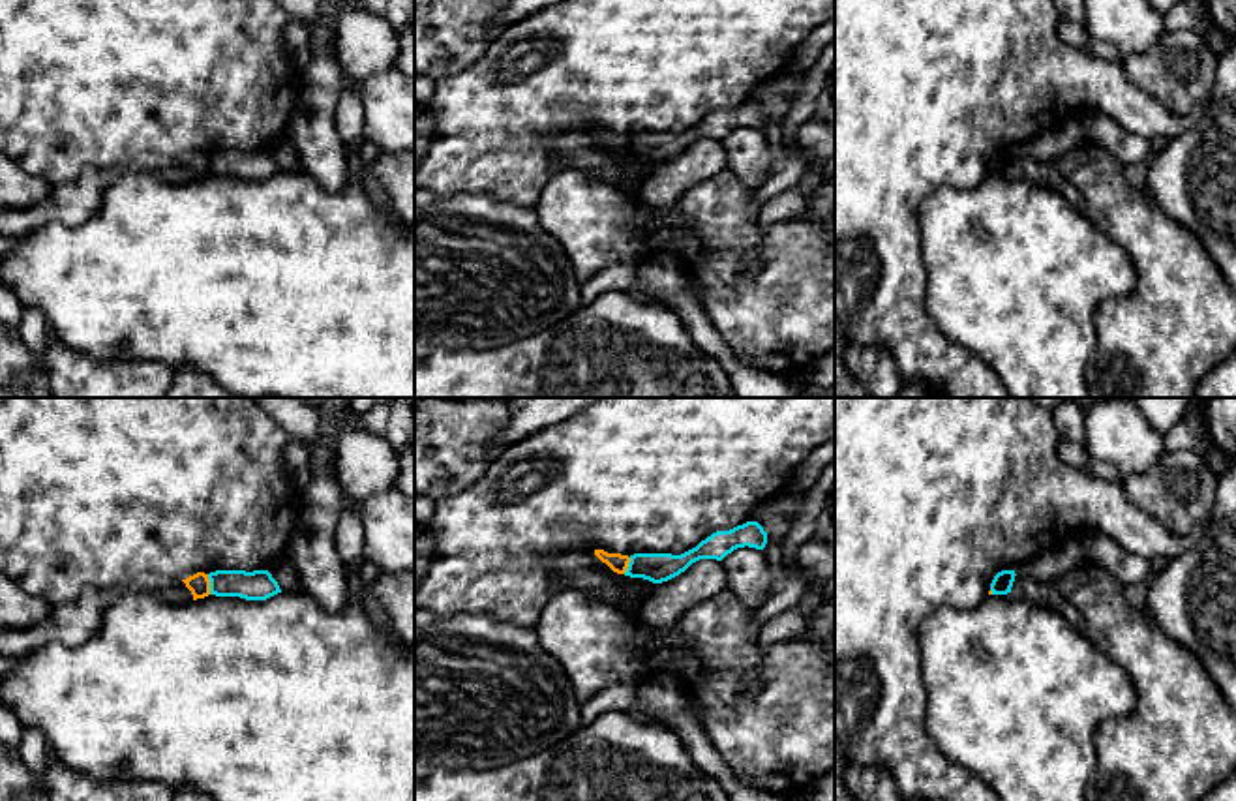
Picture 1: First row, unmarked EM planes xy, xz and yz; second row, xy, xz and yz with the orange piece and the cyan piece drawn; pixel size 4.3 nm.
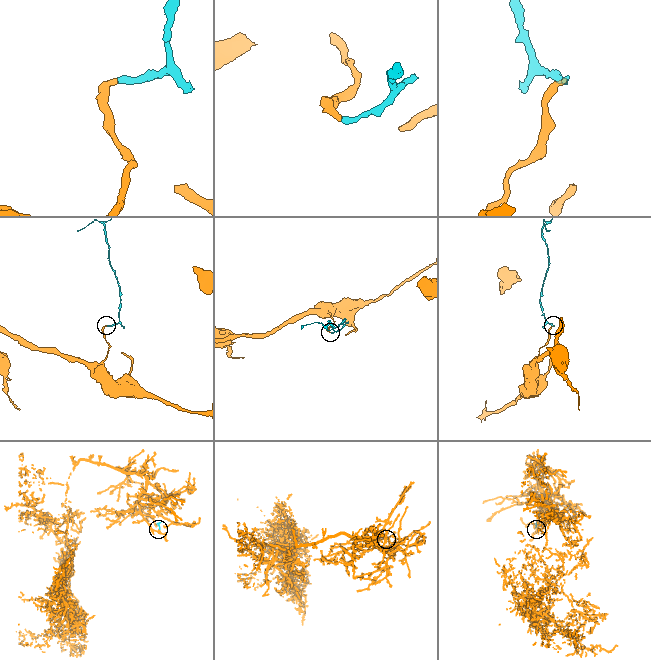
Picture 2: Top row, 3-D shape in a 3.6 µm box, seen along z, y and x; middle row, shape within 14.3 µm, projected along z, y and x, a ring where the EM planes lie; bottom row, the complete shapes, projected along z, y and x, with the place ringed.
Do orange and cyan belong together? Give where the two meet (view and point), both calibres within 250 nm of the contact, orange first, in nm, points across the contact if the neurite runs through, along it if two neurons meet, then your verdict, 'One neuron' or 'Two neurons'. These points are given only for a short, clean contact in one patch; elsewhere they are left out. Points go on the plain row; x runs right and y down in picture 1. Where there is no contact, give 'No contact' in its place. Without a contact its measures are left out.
Touches orange at xy (209, 164). Thickness 90 nm (orange) against 130 nm. Boundary: xy (207, 154), (211, 173). Two neurons

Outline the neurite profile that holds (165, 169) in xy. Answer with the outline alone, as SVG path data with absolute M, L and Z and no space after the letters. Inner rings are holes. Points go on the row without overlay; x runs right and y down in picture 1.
M141 158L131 161L126 169L141 171L163 182L191 182L193 180L193 174L186 167L186 163L176 159Z

